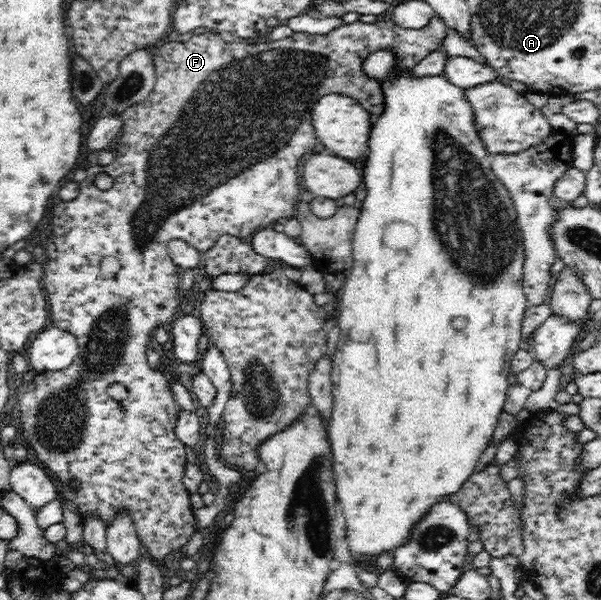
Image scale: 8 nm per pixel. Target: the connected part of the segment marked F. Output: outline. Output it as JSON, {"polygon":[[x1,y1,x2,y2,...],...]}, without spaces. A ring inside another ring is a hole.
{"polygon":[[440,16,430,18,424,28,410,29,400,27,394,23,394,19,376,20,373,23,355,21,350,24,340,25,328,34,306,34,305,32,293,32,292,36,282,40,261,43,226,43,218,34,210,31,197,31,188,42,169,41,160,46,153,57,153,66,156,67,156,82,152,92,142,102,129,106,121,114,123,125,121,135,116,144,116,158,109,165,91,166,86,171,86,177,79,182,77,197,71,201,60,201,53,208,52,233,46,242,46,256,48,260,43,264,43,282,45,296,50,305,50,323,60,329,66,329,79,343,79,354,68,368,55,371,40,371,29,382,24,382,18,387,18,410,22,413,20,418,20,430,30,444,30,448,38,454,38,460,42,466,46,466,52,475,60,480,60,490,66,500,76,503,82,524,88,517,100,517,108,526,116,513,128,513,132,517,134,529,145,547,148,556,154,560,162,560,173,551,184,546,190,537,197,531,198,526,194,520,194,508,190,504,190,493,183,483,185,473,186,446,176,437,175,426,179,418,180,408,172,396,171,385,162,374,156,372,148,365,146,351,155,346,153,331,157,326,174,321,176,312,180,310,180,303,184,300,177,275,176,264,167,251,169,240,180,239,196,247,200,252,209,251,211,246,222,235,230,235,247,240,256,231,269,228,276,222,290,219,295,214,297,203,303,190,298,182,298,162,304,154,310,154,314,148,318,148,317,136,292,136,292,116,300,118,302,114,308,116,308,112,323,96,344,95,357,100,373,117,383,111,383,92,381,84,373,78,366,77,362,71,361,62,372,52,378,49,388,49,396,55,397,70,414,69,427,54,437,48,442,49,442,43,447,33,447,26],[100,172,106,172,112,176,113,185,110,189,101,191,94,185,94,178],[120,382,127,389,127,397,124,400,115,400,106,390,108,386],[78,479,78,486,73,488,71,482]]}

